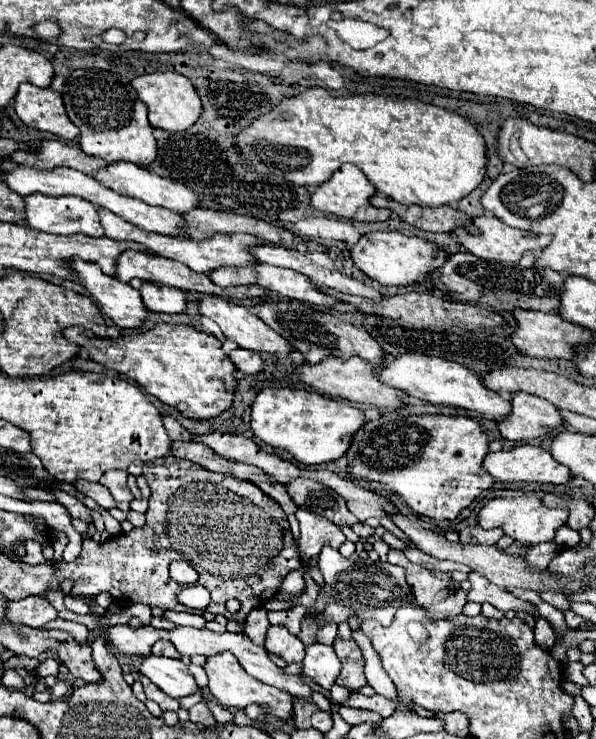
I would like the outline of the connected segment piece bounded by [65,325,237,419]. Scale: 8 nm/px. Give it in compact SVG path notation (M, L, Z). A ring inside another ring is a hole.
M157 325L147 333L125 339L99 339L81 327L67 327L65 337L89 349L93 361L137 381L149 395L177 407L183 417L211 419L233 405L237 369L223 353L221 341L209 333L187 325Z

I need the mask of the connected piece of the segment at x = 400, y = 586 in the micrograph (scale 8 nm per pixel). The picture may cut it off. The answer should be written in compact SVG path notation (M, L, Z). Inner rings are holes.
M323 547L319 555L319 569L325 577L325 587L319 591L319 599L311 615L311 621L301 623L299 639L305 645L315 643L315 633L319 629L321 619L341 623L341 621L347 621L351 615L357 615L361 621L375 619L381 625L391 625L393 615L401 605L413 605L411 589L405 581L405 571L391 563L381 563L381 561L371 563L369 559L365 561L347 559L337 549Z

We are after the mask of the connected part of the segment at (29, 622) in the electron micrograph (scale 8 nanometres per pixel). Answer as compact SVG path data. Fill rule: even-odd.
M25 597L19 601L9 601L5 611L5 621L25 627L43 627L45 623L57 619L57 611L45 597Z

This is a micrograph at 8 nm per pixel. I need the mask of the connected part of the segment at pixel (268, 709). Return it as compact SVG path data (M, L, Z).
M221 653L221 655L213 655L207 659L205 663L205 673L209 677L209 691L211 695L227 709L235 707L235 709L243 709L251 703L257 703L265 709L265 715L273 715L275 719L281 719L281 721L287 721L293 717L293 695L289 695L287 691L283 689L277 689L277 687L271 687L271 685L265 685L261 683L259 679L255 677L249 677L245 673L245 669L239 665L239 661L231 655L231 653Z

